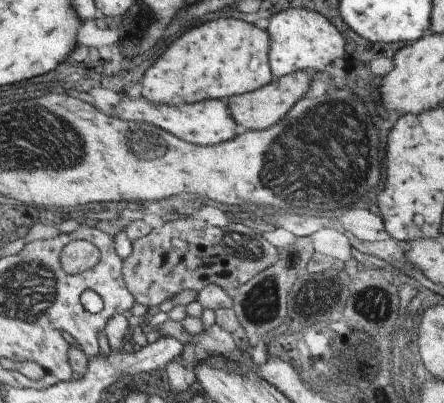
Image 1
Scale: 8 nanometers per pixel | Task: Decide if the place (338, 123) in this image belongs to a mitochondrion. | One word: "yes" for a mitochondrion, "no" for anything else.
yes

